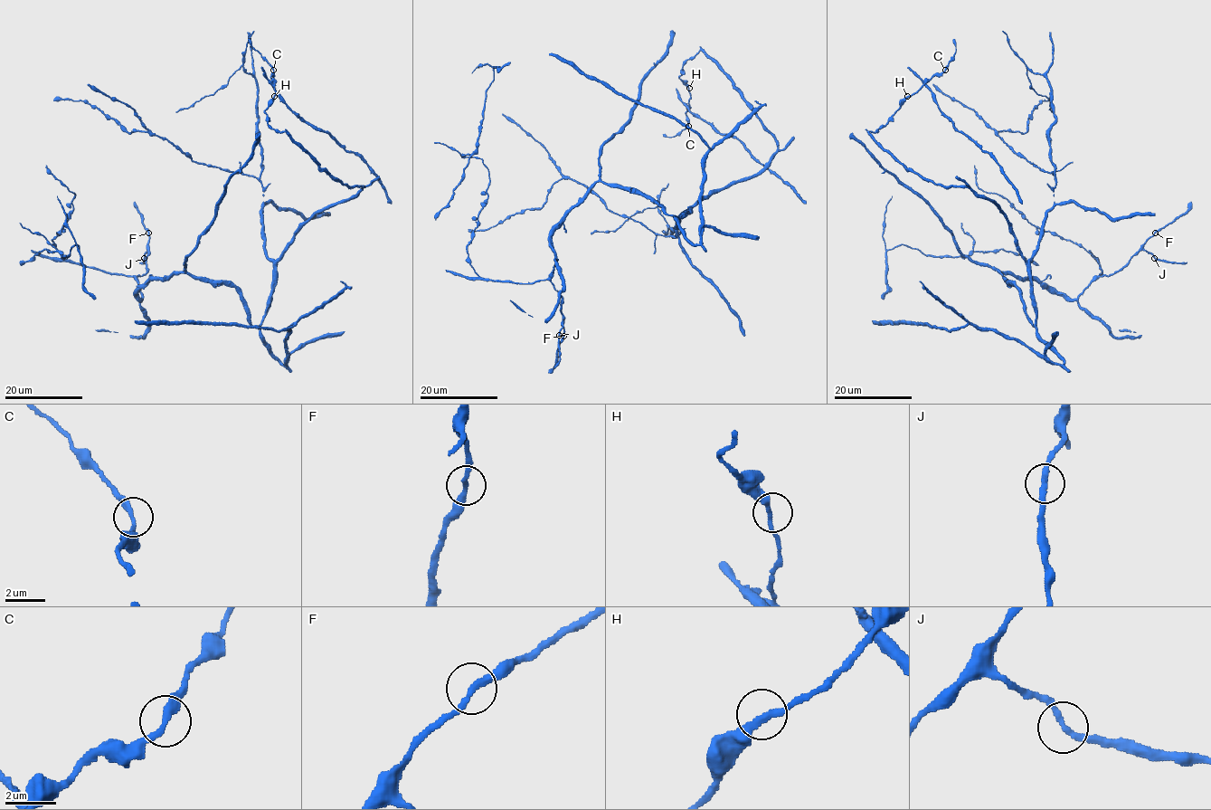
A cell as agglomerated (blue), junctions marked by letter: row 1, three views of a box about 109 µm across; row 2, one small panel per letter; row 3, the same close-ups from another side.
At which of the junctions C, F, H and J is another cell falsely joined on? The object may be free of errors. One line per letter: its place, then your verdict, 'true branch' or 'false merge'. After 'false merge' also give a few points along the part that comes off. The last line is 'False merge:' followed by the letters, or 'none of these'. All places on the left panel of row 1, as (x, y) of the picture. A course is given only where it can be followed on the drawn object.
C: (273, 70) | true branch
F: (148, 233) | true branch
H: (274, 96) | true branch
J: (144, 258) | true branch
False merge: none of these

